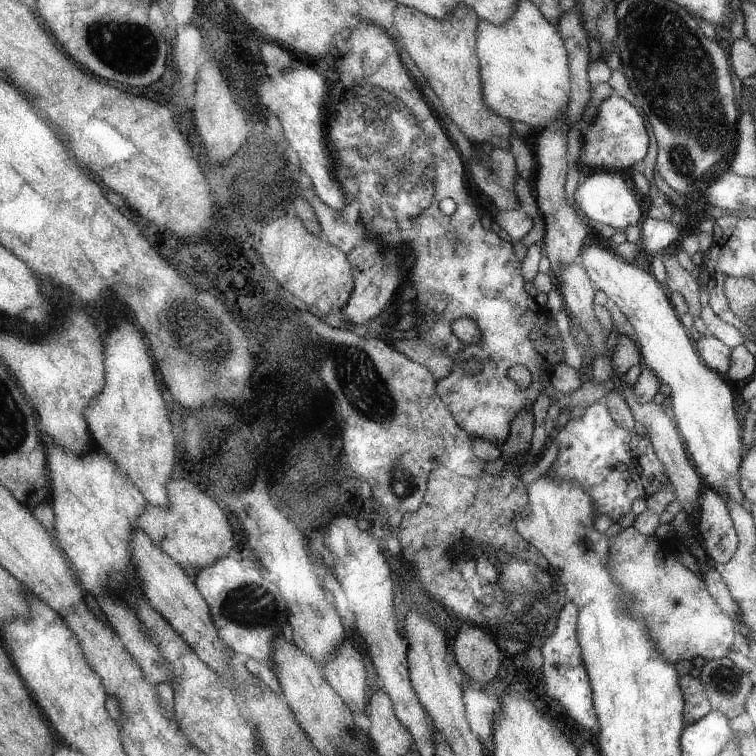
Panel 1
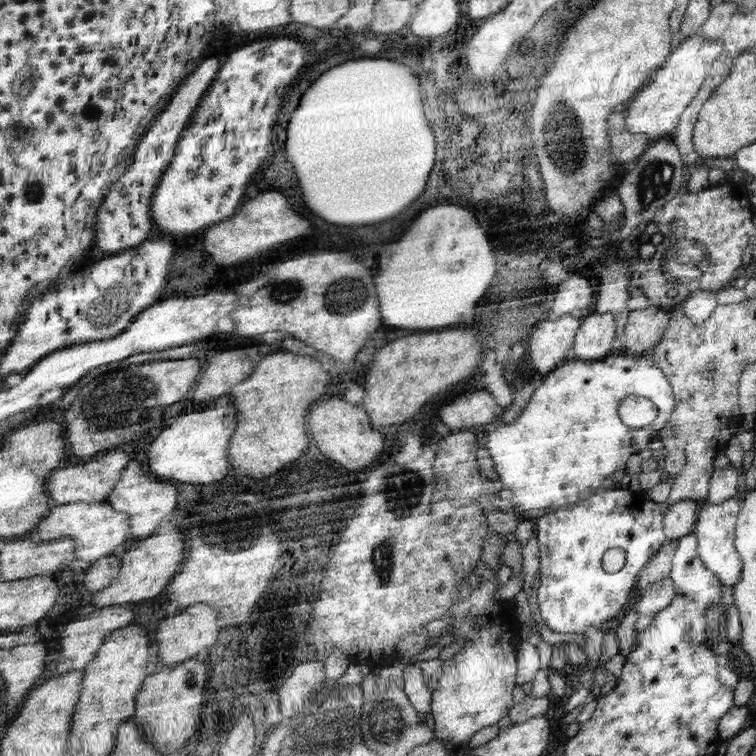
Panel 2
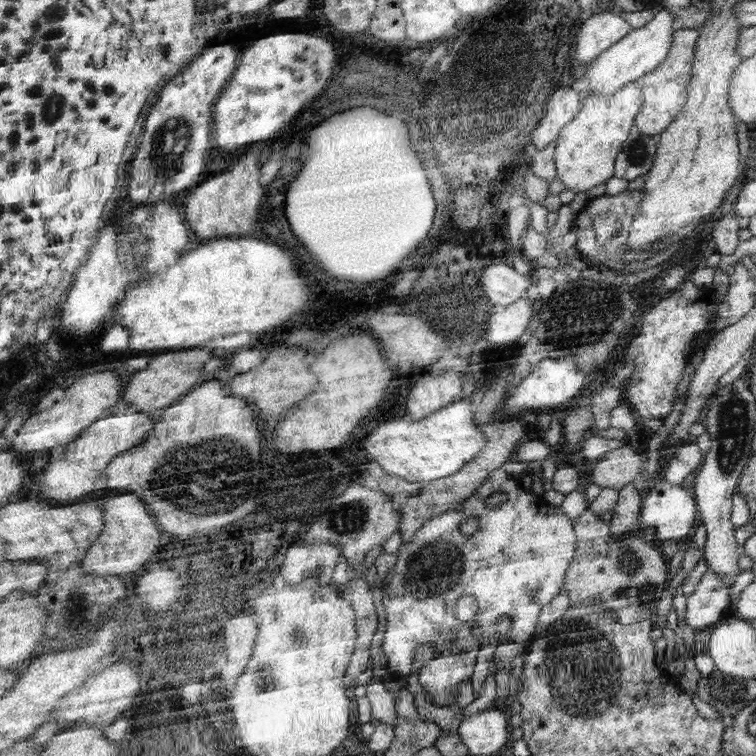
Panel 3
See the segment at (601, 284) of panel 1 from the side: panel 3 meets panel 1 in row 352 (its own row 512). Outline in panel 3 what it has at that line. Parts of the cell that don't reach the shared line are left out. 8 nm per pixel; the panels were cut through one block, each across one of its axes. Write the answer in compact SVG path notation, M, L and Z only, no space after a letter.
M663 476L651 486L651 490L643 498L643 510L641 510L641 522L645 526L655 528L655 542L687 542L693 538L697 526L699 526L699 510L697 510L697 498L691 490L681 488L679 484L671 484Z

